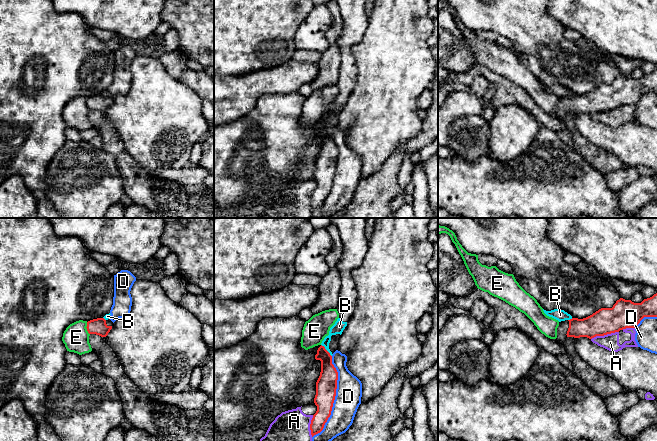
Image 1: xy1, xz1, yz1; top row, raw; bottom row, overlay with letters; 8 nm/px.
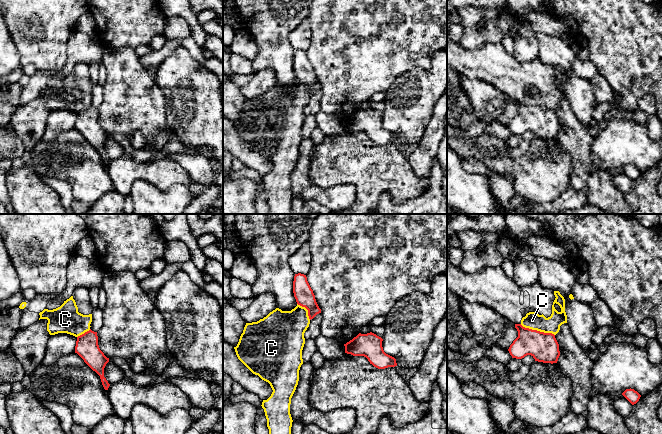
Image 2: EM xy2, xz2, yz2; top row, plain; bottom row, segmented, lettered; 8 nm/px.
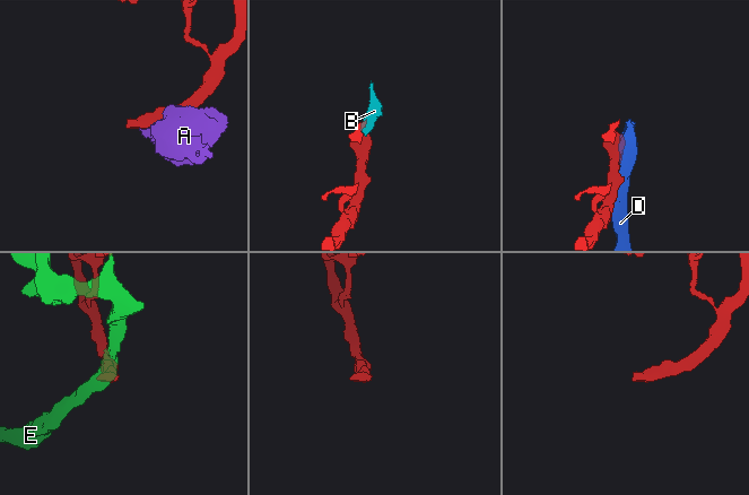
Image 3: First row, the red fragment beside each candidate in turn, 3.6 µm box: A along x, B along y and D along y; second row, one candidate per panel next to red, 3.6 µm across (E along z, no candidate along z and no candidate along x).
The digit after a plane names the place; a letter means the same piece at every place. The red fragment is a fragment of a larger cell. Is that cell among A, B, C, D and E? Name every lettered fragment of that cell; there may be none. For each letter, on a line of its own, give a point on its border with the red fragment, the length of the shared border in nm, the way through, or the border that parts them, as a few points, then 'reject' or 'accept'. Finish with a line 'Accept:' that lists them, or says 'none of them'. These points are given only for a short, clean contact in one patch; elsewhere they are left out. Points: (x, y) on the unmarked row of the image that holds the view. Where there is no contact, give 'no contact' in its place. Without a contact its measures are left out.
A: contact yz1 (604, 110); length 240 nm; reject
B: contact xz1 (326, 126); length 130 nm; border xz1 (321, 120), (331, 132); reject
C: contact yz2 (536, 106); length 300 nm; reject
D: contact xz1 (334, 174); length 700 nm; reject
E: contact xy1 (86, 103); length 110 nm; border xy1 (86, 98), (86, 106), (89, 110); reject
Accept: none of them

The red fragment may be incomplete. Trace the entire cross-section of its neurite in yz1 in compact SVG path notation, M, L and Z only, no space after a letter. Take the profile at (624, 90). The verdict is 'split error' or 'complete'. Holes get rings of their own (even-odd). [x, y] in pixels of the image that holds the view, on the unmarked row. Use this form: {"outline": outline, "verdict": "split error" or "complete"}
{"outline": "M657 69L641 79L620 74L612 84L601 84L583 95L561 97L557 104L557 114L551 116L563 121L567 113L592 115L635 104L644 93L657 93Z", "verdict": "split error"}

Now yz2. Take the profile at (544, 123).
{"outline": "M515 100L515 104L518 113L508 125L512 134L522 135L531 131L538 138L557 139L560 127L554 110L525 104L521 100Z", "verdict": "complete"}

